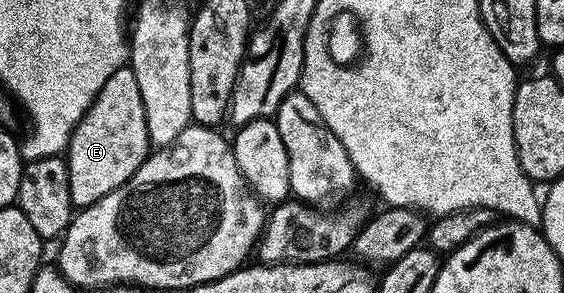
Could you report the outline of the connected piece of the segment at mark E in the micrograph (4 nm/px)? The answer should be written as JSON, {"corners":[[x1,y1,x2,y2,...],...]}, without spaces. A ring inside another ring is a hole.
{"corners":[[126,66,115,70,103,90,93,100,93,105,83,114,69,139,67,163,71,180,71,202,80,210,99,202,111,190,123,186,135,170,150,155,147,114,143,110,143,94,139,94,139,81,133,69]]}

